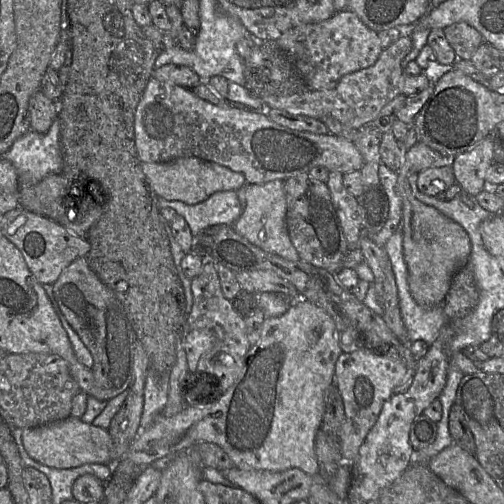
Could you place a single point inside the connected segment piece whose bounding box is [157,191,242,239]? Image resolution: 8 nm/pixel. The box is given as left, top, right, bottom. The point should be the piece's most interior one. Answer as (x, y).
(222, 208)

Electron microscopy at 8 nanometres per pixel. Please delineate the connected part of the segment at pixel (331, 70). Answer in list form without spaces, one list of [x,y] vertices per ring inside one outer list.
[[[348,9],[336,12],[324,21],[296,26],[286,31],[277,40],[277,44],[289,55],[305,84],[312,90],[331,89],[344,75],[374,65],[383,50],[377,32],[367,27],[355,13]]]

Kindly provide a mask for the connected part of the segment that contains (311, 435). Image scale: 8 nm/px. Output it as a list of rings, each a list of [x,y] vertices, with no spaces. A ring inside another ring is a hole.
[[[299,298],[281,316],[264,319],[259,341],[245,354],[241,371],[230,389],[215,402],[186,406],[172,417],[159,416],[148,428],[141,430],[128,447],[125,457],[139,468],[144,468],[167,455],[188,450],[199,442],[209,442],[221,447],[234,467],[239,469],[280,472],[299,468],[316,476],[319,464],[315,439],[322,426],[325,393],[335,380],[336,362],[342,353],[333,318],[316,304]]]

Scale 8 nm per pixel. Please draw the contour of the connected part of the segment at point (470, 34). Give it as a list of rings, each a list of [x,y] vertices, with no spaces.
[[[458,22],[443,29],[445,37],[460,60],[471,60],[484,42],[482,34],[466,22]]]

